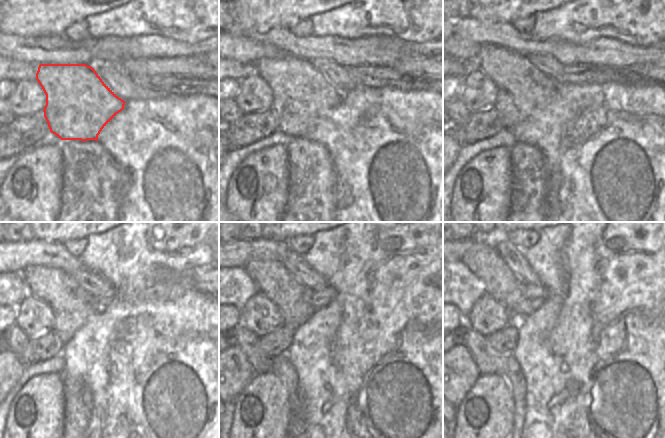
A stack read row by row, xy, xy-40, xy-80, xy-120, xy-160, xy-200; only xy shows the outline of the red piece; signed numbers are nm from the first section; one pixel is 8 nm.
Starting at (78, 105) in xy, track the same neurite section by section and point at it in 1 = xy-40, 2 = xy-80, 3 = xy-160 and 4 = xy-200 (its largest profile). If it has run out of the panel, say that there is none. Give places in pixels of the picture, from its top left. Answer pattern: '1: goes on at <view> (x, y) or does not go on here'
1: goes on at xy-40 (300, 94)
2: goes on at xy-80 (523, 90)
3: goes on at xy-160 (271, 278)
4: goes on at xy-200 (482, 259)

